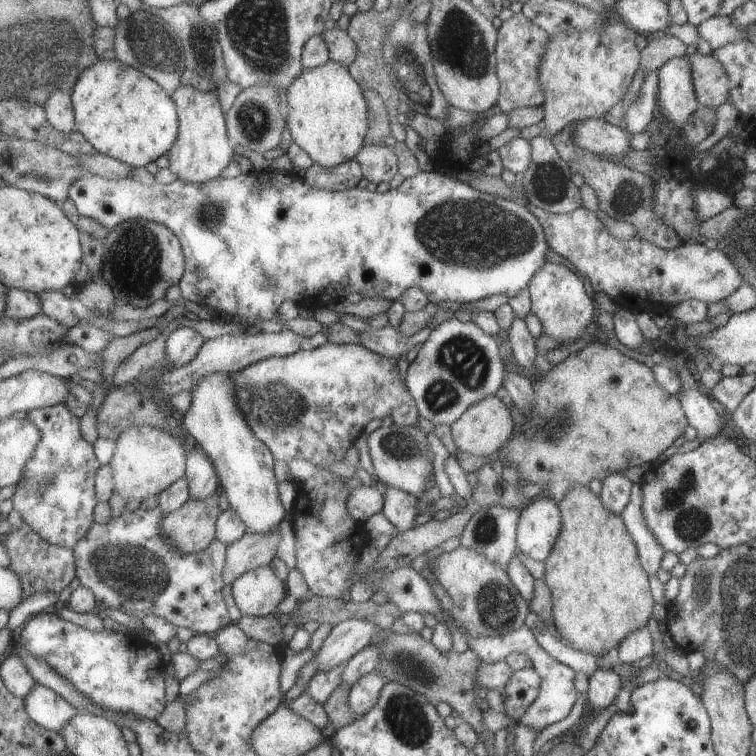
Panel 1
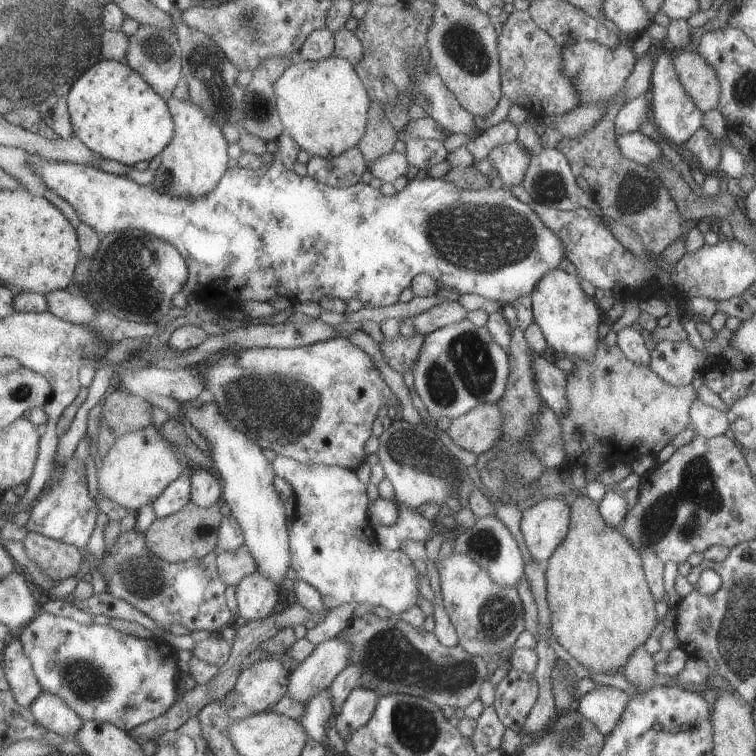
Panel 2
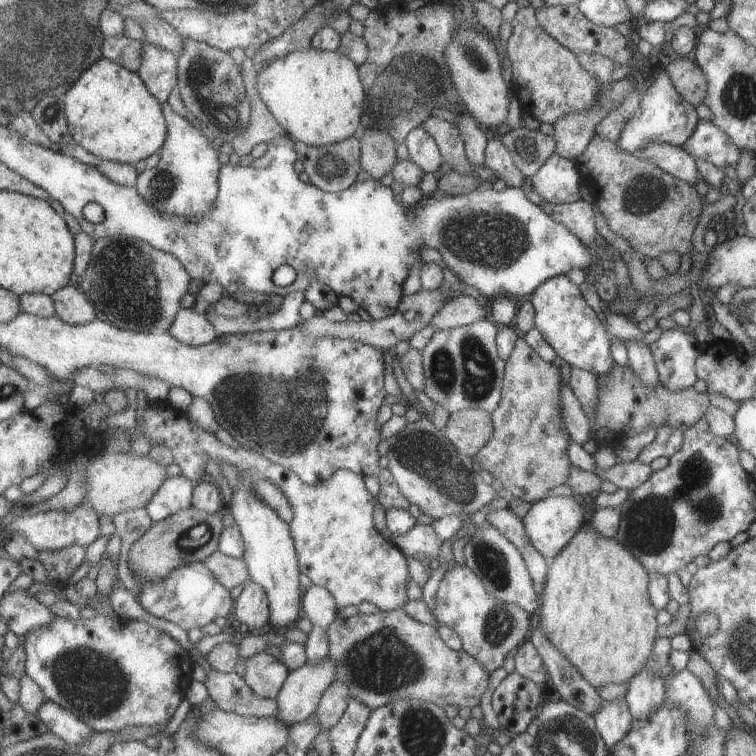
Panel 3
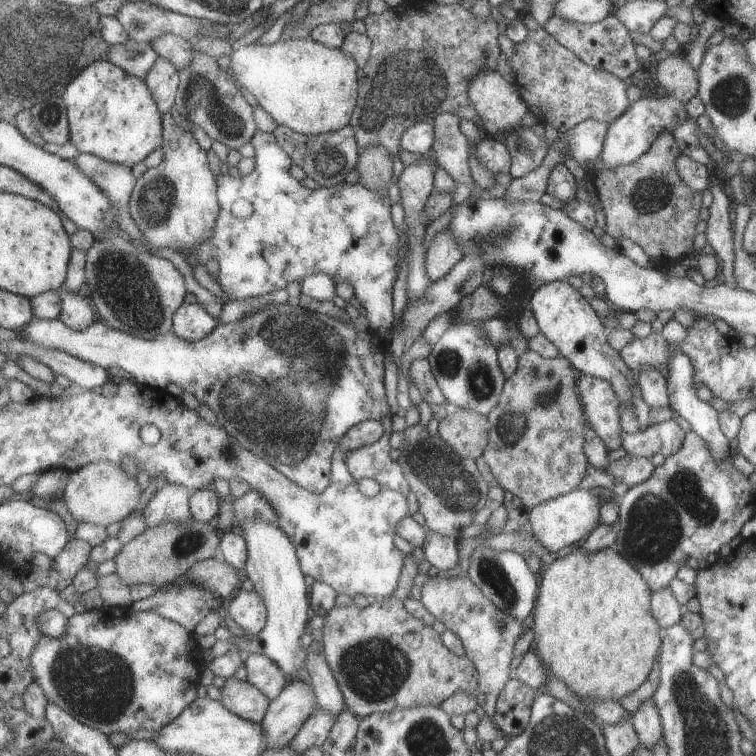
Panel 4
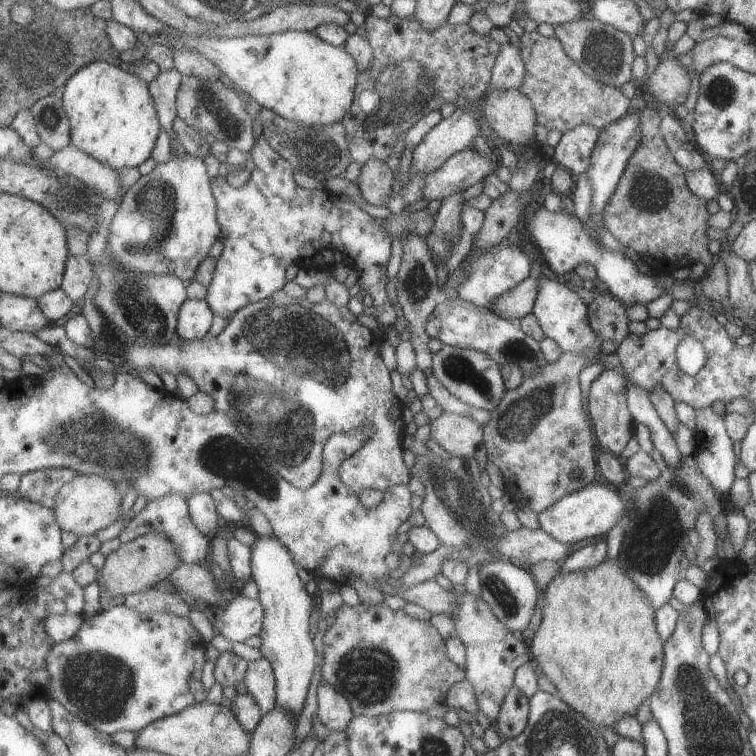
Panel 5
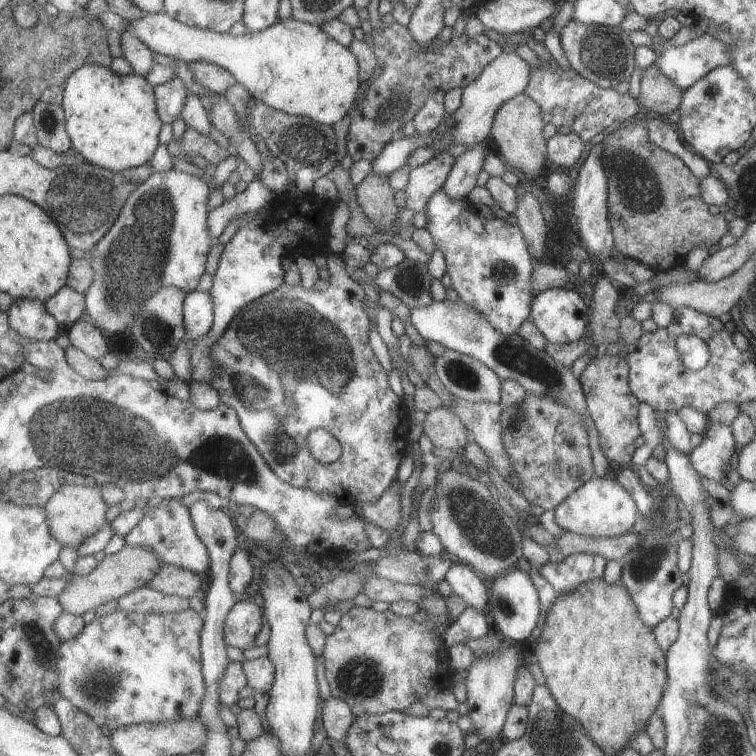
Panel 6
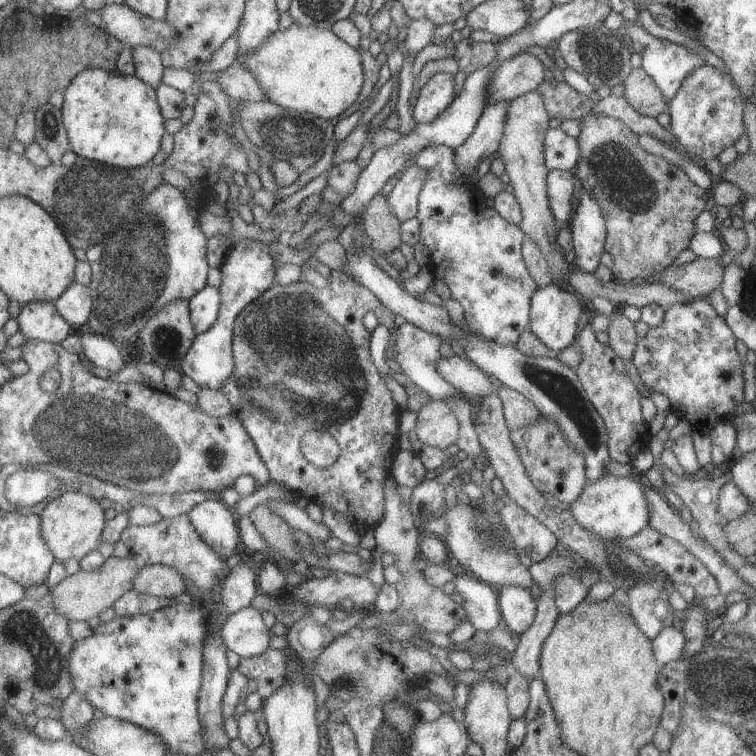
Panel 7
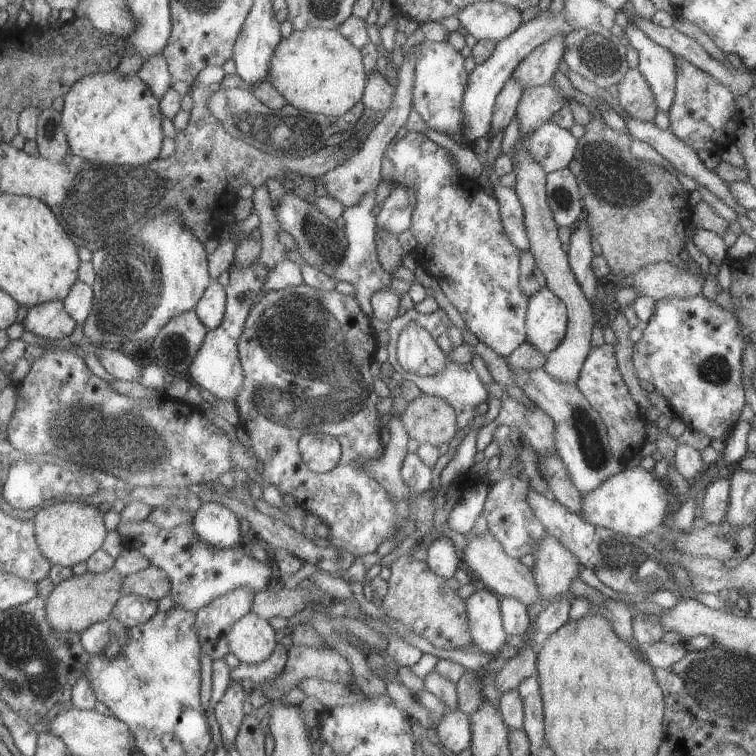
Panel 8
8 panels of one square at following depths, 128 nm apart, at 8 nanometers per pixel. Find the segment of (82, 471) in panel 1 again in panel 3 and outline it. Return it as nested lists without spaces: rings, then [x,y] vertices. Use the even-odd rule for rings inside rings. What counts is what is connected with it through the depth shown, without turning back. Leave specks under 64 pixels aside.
[[[84,502],[74,507],[71,512],[55,510],[35,514],[28,513],[26,510],[28,510],[28,507],[21,507],[8,517],[5,524],[6,534],[15,534],[15,532],[25,534],[25,538],[41,553],[43,551],[59,550],[75,544],[87,547],[102,536],[99,532],[101,530],[99,515],[95,512],[95,508],[91,508],[89,504]]]

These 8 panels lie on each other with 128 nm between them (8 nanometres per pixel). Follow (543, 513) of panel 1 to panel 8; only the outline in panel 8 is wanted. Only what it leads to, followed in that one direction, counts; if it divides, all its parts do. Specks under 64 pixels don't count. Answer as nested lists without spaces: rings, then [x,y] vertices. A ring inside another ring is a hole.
[[[641,467],[621,469],[605,479],[597,488],[582,496],[580,516],[584,521],[628,537],[643,538],[648,532],[658,530],[667,514],[668,487],[653,472]]]

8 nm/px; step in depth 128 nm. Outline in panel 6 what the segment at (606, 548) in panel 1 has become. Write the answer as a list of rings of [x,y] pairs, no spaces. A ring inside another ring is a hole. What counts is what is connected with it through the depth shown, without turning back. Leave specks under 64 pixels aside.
[[[603,577],[596,578],[595,580],[589,579],[574,586],[571,592],[557,595],[551,607],[546,612],[541,632],[536,638],[534,657],[536,658],[535,662],[538,663],[542,674],[546,678],[545,686],[549,689],[551,696],[553,696],[555,702],[559,705],[559,708],[561,708],[569,718],[573,717],[581,723],[586,735],[589,736],[595,744],[599,745],[600,750],[603,751],[604,754],[617,754],[623,747],[627,746],[628,736],[635,731],[643,731],[645,721],[653,712],[657,712],[663,685],[666,683],[667,678],[665,653],[659,648],[653,636],[652,628],[648,627],[641,620],[627,589],[620,581],[608,583]]]

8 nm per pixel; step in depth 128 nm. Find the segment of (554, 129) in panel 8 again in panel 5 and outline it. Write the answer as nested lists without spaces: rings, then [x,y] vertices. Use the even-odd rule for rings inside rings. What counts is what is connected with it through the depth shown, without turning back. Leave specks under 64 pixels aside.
[[[580,124],[562,133],[557,144],[547,149],[547,158],[557,161],[557,166],[565,167],[574,177],[589,168],[590,154],[595,146],[599,130],[588,124]]]

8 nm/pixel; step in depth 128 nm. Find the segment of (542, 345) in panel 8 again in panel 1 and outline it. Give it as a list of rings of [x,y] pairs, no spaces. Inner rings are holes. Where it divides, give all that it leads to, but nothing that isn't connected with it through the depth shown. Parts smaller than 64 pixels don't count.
[[[545,262],[531,276],[527,290],[530,297],[530,313],[535,314],[545,336],[559,340],[561,344],[573,342],[583,337],[587,324],[594,322],[596,316],[592,298],[587,296],[579,275],[559,264]]]

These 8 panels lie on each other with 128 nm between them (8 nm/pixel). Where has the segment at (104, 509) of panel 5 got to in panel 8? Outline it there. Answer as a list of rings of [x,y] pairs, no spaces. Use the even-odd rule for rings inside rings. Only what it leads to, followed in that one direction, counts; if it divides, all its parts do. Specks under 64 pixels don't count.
[[[79,498],[71,502],[53,502],[52,505],[41,509],[34,521],[38,543],[45,556],[54,565],[64,567],[86,562],[105,542],[108,530],[105,526],[105,520],[103,520],[103,514],[95,504]]]

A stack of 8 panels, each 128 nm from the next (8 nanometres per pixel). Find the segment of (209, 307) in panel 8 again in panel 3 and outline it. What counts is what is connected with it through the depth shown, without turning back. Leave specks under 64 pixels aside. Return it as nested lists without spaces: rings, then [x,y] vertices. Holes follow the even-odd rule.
[[[193,308],[179,310],[170,332],[188,346],[210,344],[218,336],[215,326],[207,320],[205,314],[198,314]]]

